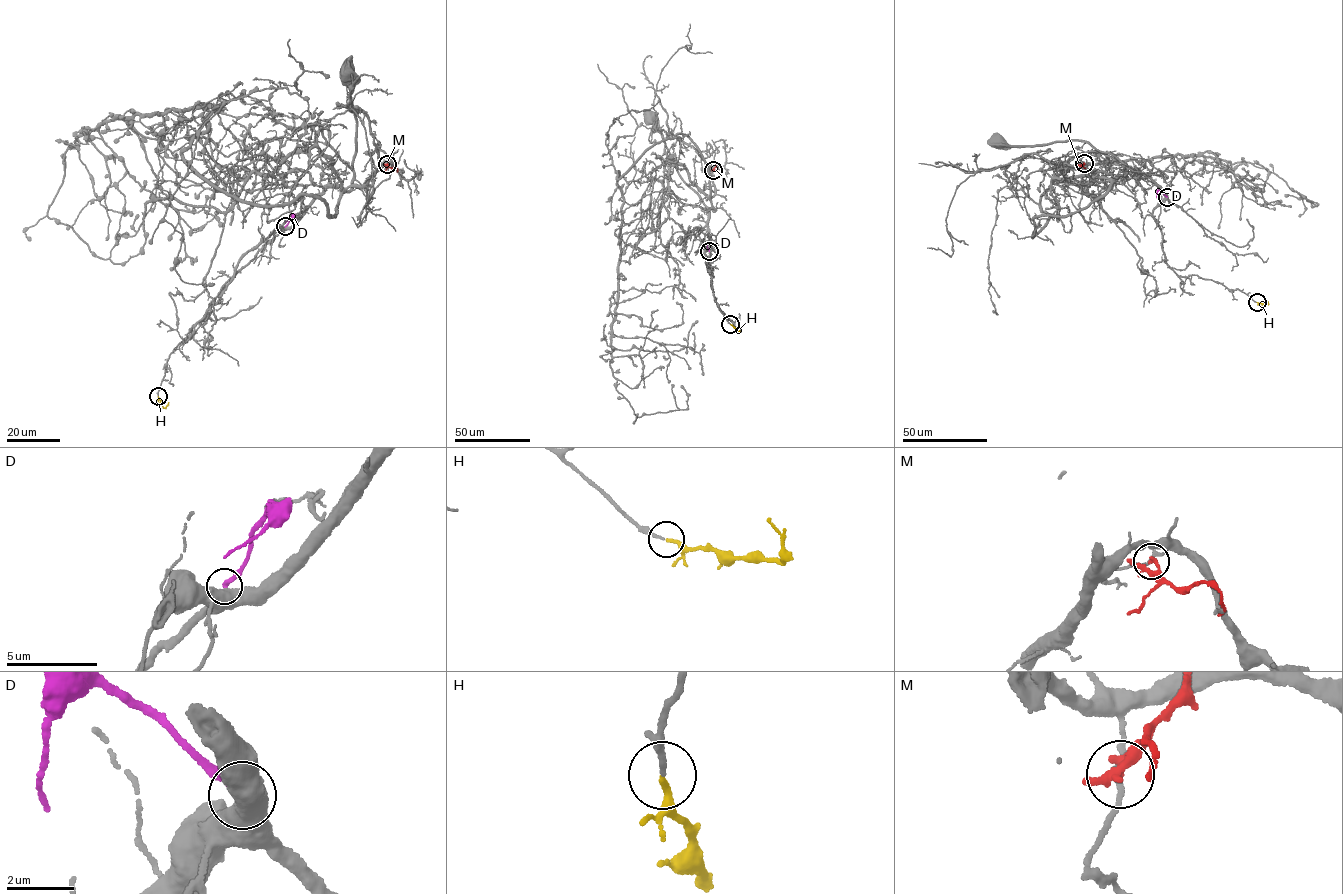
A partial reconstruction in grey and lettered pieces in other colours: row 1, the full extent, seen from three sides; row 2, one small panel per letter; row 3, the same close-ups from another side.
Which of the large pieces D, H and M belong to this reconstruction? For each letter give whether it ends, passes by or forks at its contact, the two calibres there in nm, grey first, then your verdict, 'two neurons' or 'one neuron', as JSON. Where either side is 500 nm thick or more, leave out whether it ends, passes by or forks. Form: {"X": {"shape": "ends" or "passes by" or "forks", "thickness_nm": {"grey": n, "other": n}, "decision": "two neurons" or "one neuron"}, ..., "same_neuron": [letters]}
{"D": {"thickness_nm": {"grey": 750, "other": 320}, "decision": "two neurons"}, "H": {"shape": "ends", "thickness_nm": {"grey": 150, "other": 160}, "decision": "one neuron"}, "M": {"shape": "ends", "thickness_nm": {"grey": 140, "other": 190}, "decision": "two neurons"}, "same_neuron": ["H"]}

